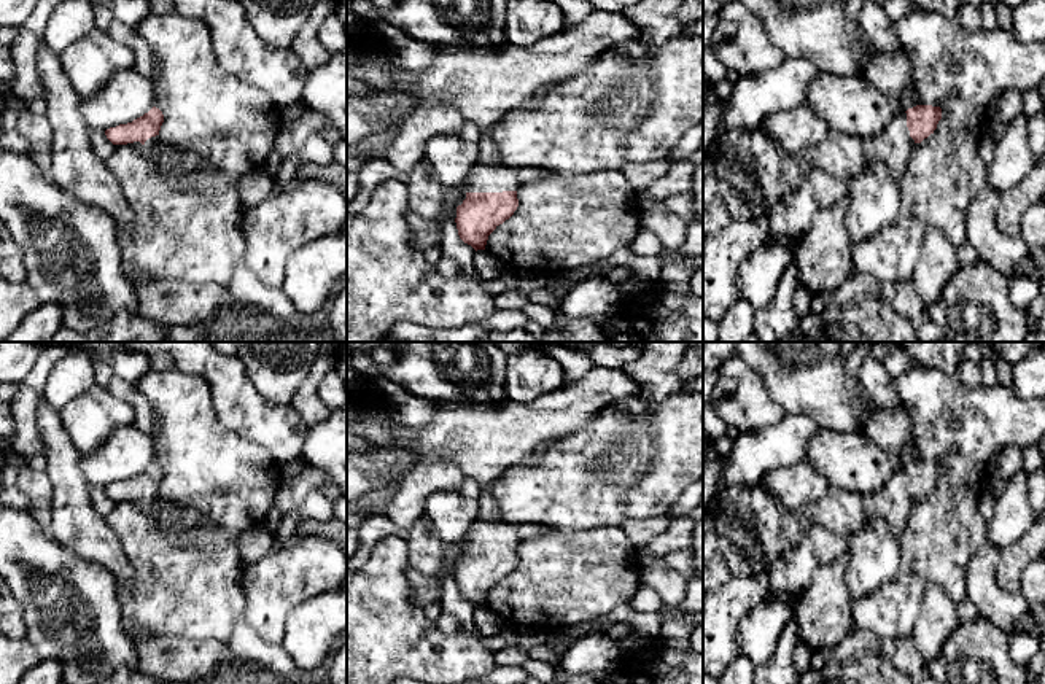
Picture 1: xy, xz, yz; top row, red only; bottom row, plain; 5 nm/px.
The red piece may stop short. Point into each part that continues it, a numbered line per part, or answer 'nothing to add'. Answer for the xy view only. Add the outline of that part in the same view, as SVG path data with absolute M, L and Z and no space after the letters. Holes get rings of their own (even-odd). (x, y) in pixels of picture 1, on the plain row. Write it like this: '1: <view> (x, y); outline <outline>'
1: xy (180, 527); outline M159 492L148 495L143 501L140 498L127 501L154 514L162 541L173 547L202 549L216 536L216 530L207 515L189 507L169 504Z

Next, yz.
1: yz (842, 512); outline M903 468L872 498L830 487L821 499L797 509L794 514L806 517L813 525L841 534L846 541L862 530L872 517L880 517L892 536L899 539L915 501L907 484L907 469Z

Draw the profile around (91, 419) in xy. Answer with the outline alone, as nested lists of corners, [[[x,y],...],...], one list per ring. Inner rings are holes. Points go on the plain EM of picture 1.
[[[99,385],[68,402],[59,415],[81,458],[95,453],[116,429],[135,418],[130,404]]]

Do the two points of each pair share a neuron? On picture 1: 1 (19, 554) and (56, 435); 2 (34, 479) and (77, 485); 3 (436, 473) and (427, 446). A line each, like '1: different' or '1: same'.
1: different
2: different
3: different

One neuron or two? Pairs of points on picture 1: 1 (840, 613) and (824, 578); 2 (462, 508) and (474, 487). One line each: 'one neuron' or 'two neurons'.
1: one neuron
2: two neurons

